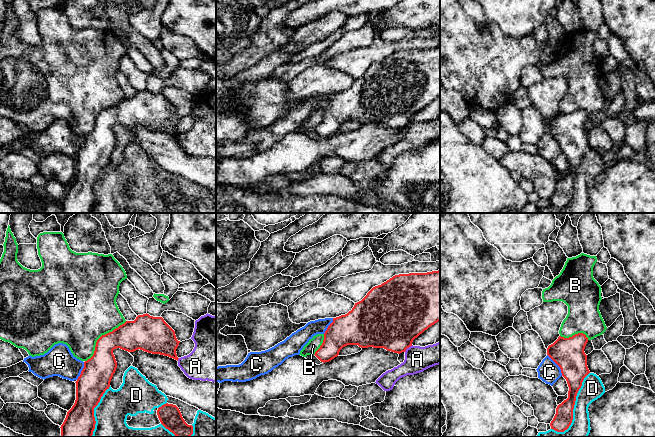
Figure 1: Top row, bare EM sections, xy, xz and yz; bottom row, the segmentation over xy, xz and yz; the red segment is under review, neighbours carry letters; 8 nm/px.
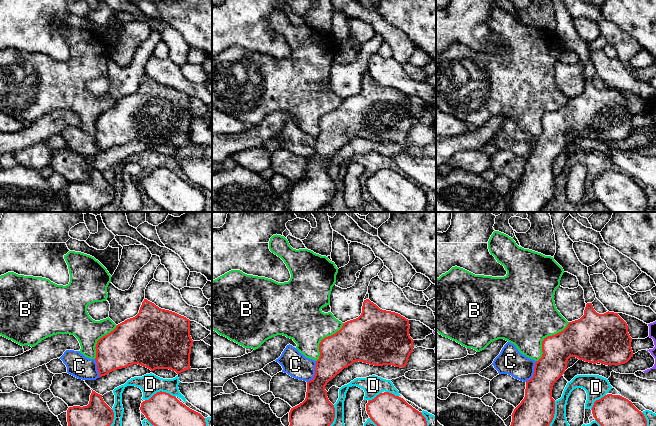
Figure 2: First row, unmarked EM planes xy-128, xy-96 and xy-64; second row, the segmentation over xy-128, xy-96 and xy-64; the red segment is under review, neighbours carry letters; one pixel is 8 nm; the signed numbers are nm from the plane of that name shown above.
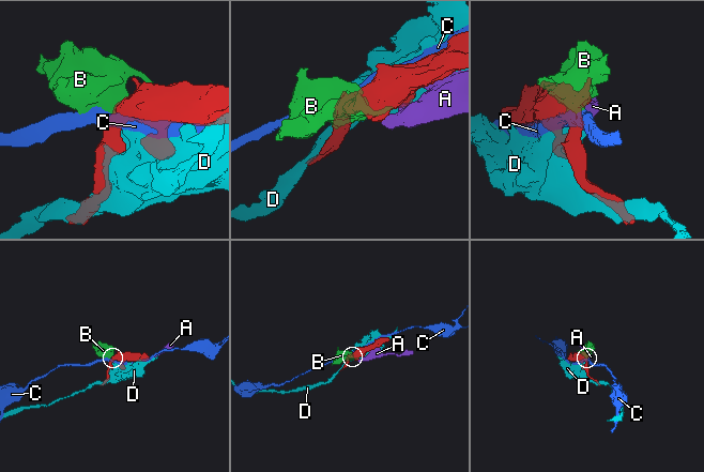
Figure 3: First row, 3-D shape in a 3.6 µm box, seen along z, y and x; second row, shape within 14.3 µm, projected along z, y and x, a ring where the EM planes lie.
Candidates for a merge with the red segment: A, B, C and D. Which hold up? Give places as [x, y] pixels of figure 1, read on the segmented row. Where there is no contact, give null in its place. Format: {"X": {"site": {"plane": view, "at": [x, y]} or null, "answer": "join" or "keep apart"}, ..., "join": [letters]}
{"A": {"site": {"plane": "xz", "at": [408, 347]}, "answer": "keep apart"}, "B": {"site": {"plane": "xy", "at": [100, 337]}, "answer": "keep apart"}, "C": {"site": {"plane": "yz", "at": [557, 364]}, "answer": "keep apart"}, "D": {"site": {"plane": "yz", "at": [573, 408]}, "answer": "keep apart"}, "join": []}

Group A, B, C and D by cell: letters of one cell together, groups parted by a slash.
A / B / C / D

